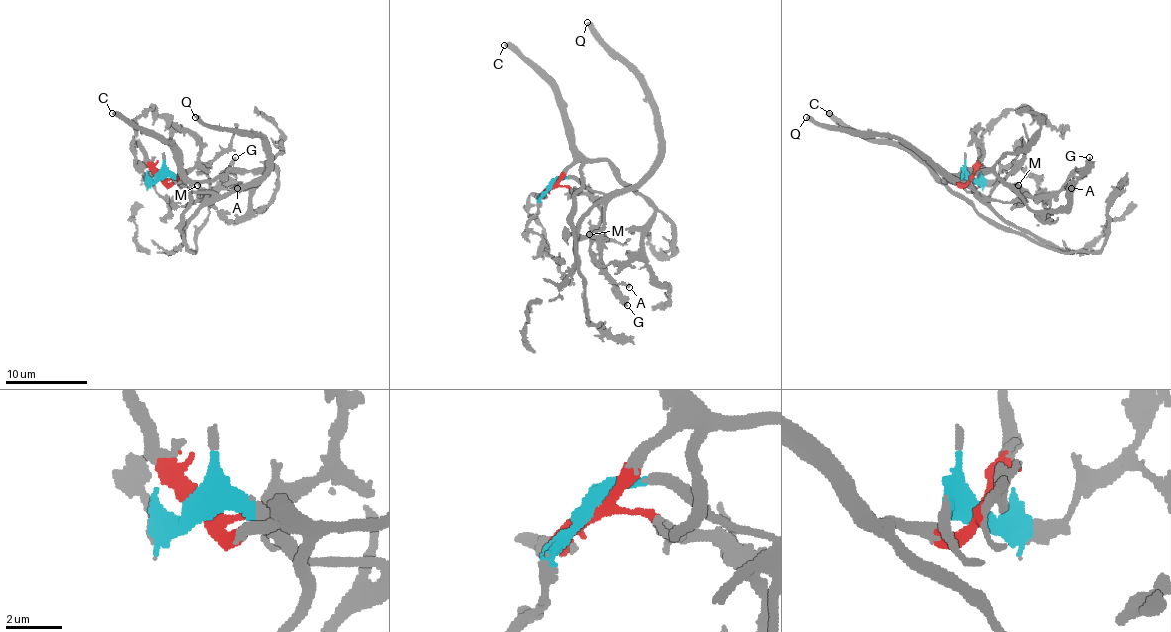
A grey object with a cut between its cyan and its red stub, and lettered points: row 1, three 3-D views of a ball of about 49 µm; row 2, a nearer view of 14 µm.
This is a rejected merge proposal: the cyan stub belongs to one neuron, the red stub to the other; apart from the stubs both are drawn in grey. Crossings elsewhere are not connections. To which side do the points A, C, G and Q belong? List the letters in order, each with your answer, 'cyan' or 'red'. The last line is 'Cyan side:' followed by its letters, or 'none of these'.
A: cyan
C: red
G: cyan
Q: cyan
Cyan side: A, G, Q

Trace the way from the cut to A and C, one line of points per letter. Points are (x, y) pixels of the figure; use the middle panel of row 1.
A: (550, 187), (560, 179), (577, 179), (603, 195), (601, 266), (613, 278), (630, 287)
C: (550, 187), (560, 177), (573, 154), (569, 126), (560, 115), (556, 91), (503, 44)

